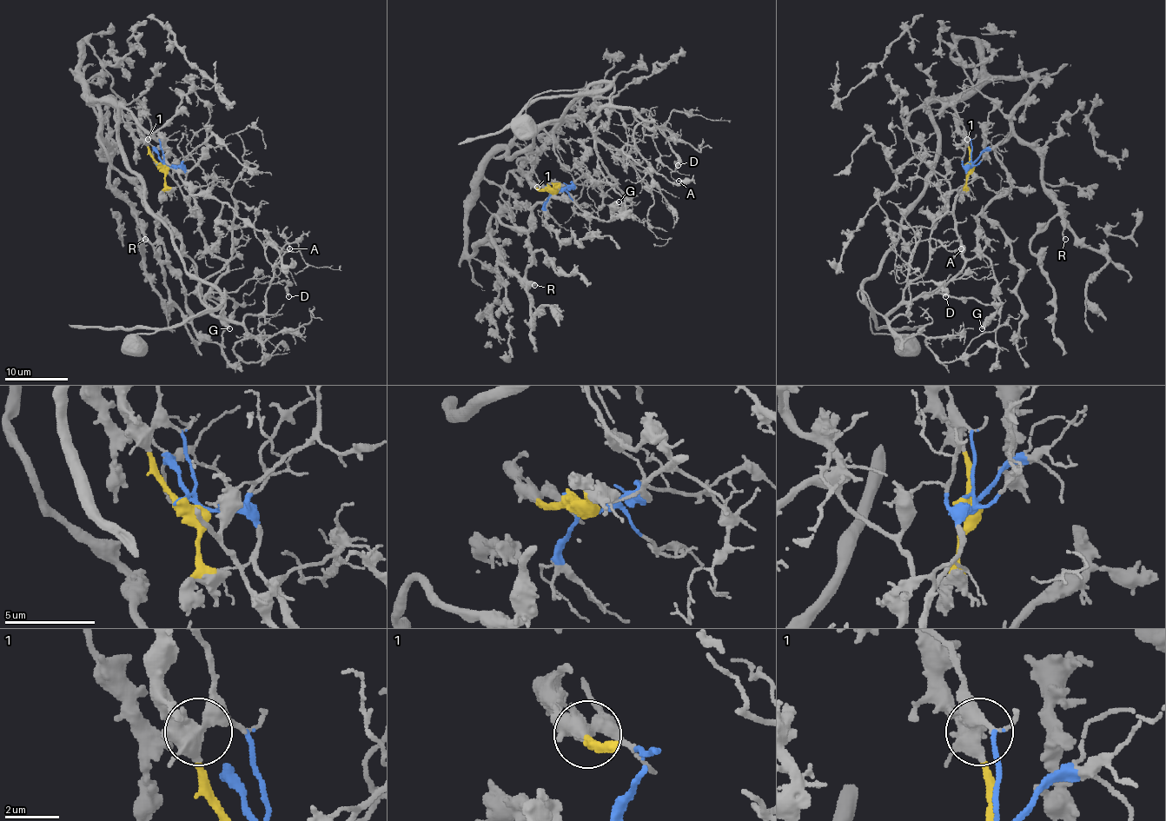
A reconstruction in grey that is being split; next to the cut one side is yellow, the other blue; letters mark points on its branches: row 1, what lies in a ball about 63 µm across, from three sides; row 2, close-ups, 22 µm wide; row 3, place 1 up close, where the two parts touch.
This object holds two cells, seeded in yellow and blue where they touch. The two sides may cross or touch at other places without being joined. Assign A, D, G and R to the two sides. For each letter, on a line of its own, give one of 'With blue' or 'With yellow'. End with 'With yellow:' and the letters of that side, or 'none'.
A: With blue
D: With blue
G: With yellow
R: With yellow
With yellow: G, R

